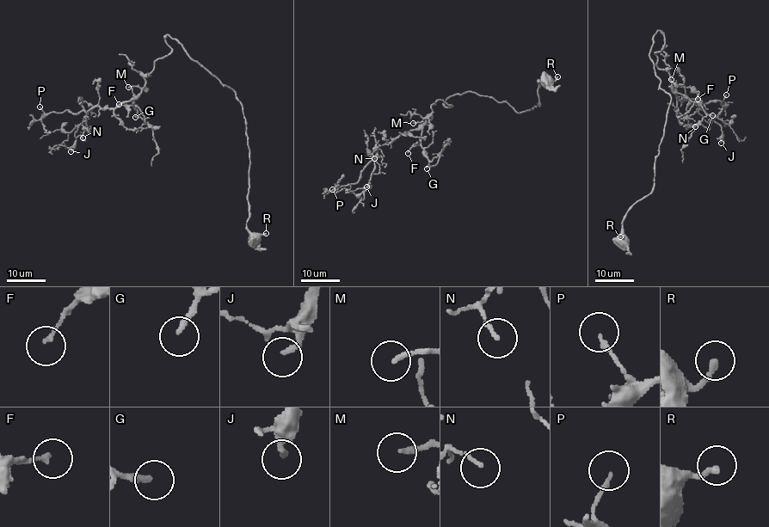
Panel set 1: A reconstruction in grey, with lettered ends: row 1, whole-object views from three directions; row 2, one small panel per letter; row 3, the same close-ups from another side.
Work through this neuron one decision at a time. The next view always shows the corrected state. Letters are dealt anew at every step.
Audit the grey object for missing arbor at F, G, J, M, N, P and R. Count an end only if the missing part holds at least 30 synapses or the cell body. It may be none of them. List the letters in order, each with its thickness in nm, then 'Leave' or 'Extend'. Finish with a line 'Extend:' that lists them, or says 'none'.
F: Thickness 150 nm. Leave
G: Thickness 200 nm. Extend
J: Thickness 200 nm. Leave
M: Thickness 170 nm. Extend
N: Thickness 140 nm. Leave
P: Thickness 150 nm. Leave
R: Thickness 240 nm. Leave
Extend: G, M

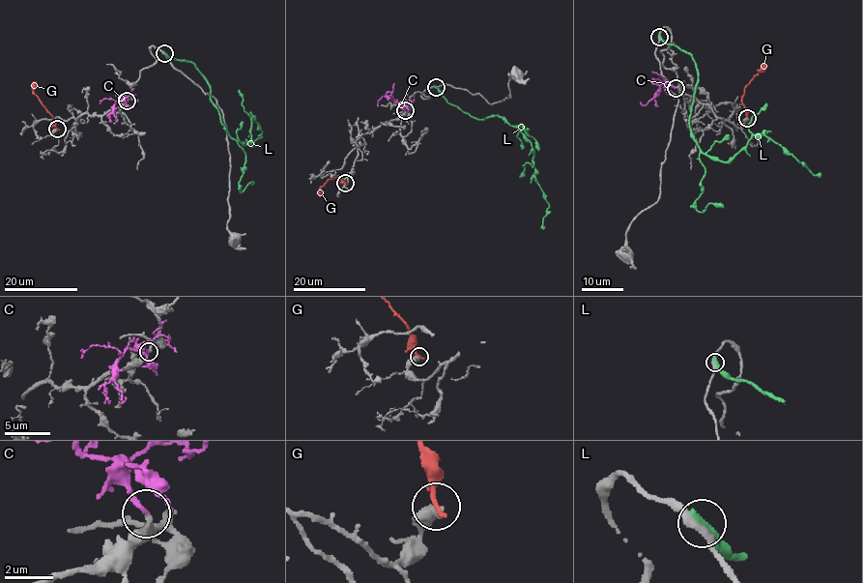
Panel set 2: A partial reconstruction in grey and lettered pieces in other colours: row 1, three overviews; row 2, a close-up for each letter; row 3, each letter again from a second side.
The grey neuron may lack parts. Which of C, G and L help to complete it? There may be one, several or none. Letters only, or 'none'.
C

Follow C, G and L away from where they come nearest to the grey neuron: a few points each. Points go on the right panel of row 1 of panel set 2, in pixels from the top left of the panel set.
C: (676, 88), (665, 83), (657, 85), (651, 80), (659, 79), (666, 85)
G: (747, 118), (742, 102), (744, 90), (765, 64)
L: (659, 36), (693, 58), (697, 81), (689, 128), (704, 153), (729, 161), (754, 135), (765, 134), (821, 175)

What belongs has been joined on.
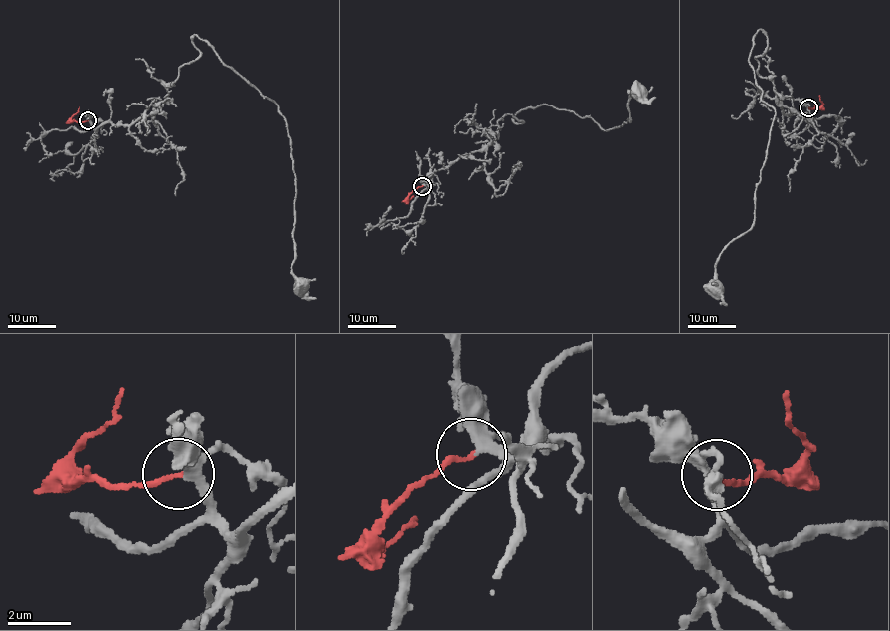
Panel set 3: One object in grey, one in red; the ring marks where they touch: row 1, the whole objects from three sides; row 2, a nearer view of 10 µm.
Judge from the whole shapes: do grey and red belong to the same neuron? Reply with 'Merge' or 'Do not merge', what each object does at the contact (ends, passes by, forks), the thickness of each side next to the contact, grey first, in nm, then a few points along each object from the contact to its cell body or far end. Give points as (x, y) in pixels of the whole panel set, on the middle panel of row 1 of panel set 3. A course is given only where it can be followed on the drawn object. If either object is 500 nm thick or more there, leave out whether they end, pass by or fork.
Merge. At the ring grey forks. At the ring red ends. Thickness 200 nm (grey) against 160 nm. Course of grey: (422, 186), (492, 143), (507, 114), (548, 105), (607, 130), (630, 122), (628, 90), (655, 97). Course of red: (422, 186), (415, 189), (407, 200), (413, 195)

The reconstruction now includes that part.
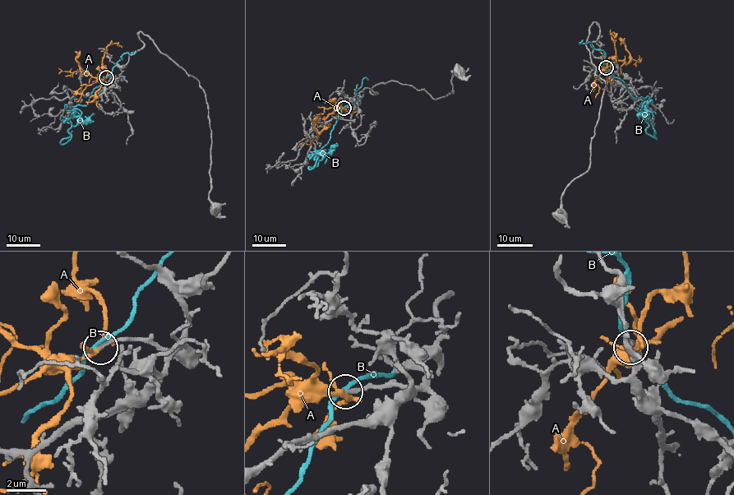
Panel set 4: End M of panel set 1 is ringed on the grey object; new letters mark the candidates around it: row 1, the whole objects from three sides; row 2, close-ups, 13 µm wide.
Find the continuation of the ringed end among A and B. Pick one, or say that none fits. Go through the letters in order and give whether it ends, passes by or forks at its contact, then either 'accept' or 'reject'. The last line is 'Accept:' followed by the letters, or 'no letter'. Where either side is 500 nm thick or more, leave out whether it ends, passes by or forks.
A: it forks | accept
B: it passes by | reject
Accept: A

